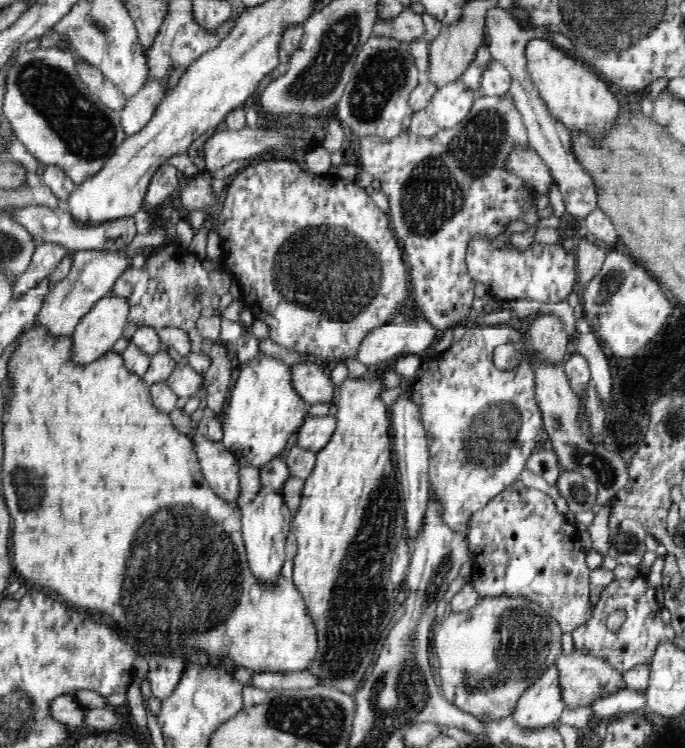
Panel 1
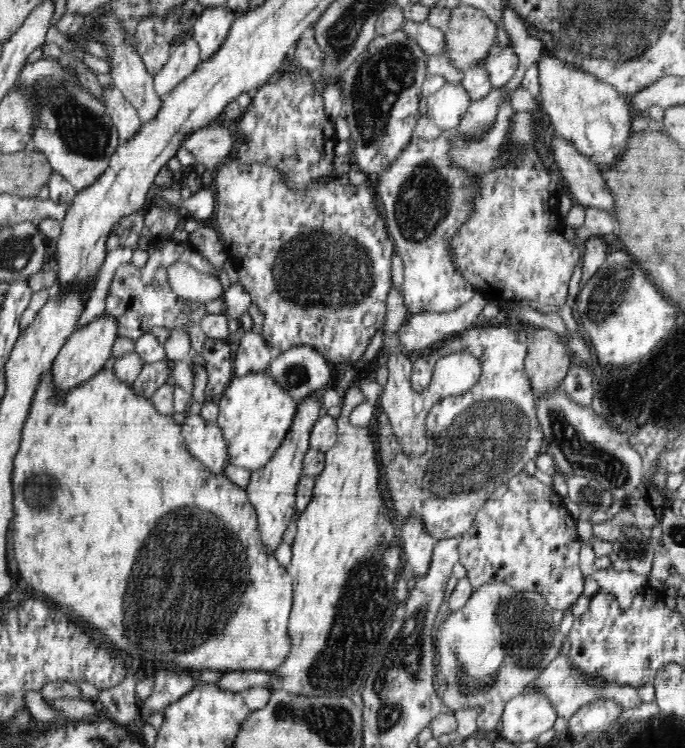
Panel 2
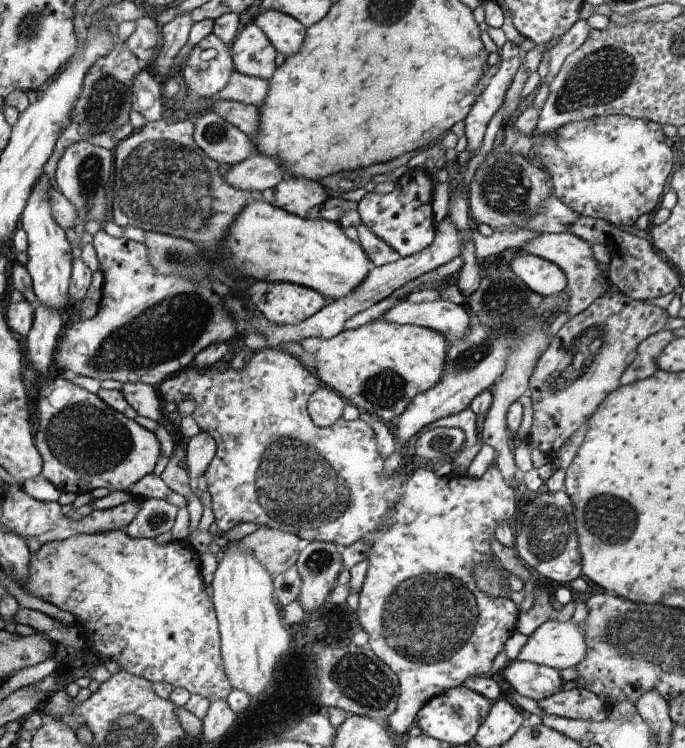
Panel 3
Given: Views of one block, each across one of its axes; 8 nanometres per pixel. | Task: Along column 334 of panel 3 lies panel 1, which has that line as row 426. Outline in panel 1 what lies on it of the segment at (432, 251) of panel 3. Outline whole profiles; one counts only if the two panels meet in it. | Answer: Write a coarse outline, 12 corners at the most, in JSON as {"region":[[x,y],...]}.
{"region":[[306,416],[296,434],[300,448],[318,452],[336,428],[336,416]]}

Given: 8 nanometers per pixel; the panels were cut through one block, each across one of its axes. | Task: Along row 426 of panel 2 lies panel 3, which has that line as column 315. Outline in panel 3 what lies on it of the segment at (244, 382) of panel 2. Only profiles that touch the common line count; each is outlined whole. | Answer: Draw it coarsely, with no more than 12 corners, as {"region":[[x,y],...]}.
{"region":[[248,202],[215,255],[144,231],[151,265],[231,277],[339,299],[370,275],[338,223]]}

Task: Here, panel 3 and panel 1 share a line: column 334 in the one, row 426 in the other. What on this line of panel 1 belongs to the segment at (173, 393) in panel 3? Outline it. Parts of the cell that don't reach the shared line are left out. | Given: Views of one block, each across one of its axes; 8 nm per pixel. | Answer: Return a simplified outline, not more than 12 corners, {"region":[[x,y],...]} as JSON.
{"region":[[467,323],[410,389],[454,533],[545,444],[526,333]]}

